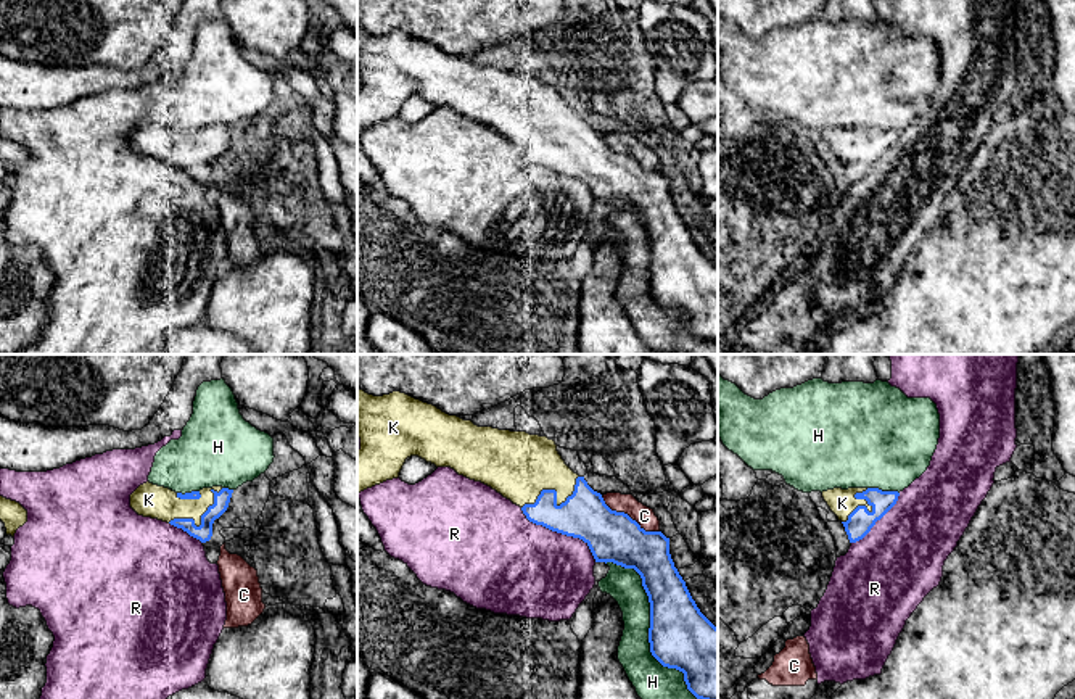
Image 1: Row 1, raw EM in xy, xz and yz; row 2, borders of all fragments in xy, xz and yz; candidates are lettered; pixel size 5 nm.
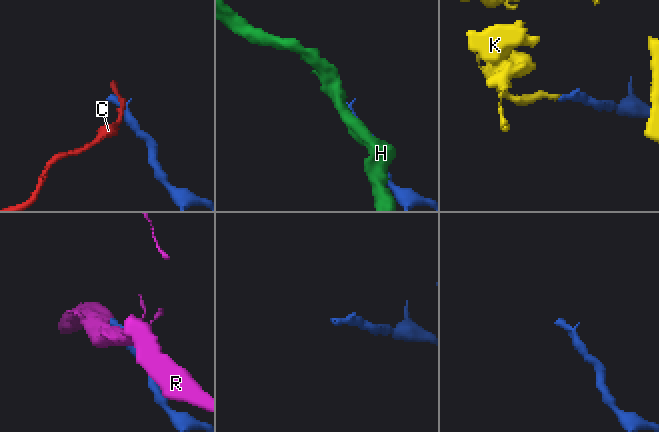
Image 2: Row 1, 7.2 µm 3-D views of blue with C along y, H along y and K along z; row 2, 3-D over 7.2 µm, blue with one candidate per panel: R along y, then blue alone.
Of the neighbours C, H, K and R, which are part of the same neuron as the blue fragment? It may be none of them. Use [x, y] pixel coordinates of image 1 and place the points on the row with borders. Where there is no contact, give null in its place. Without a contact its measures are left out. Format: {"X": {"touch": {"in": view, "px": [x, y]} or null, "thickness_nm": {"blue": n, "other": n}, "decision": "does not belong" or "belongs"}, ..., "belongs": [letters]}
{"C": {"touch": {"in": "xz", "px": [628, 516]}, "thickness_nm": {"blue": 260, "other": 100}, "decision": "does not belong"}, "H": {"touch": {"in": "xz", "px": [650, 627]}, "thickness_nm": {"blue": 320, "other": 180}, "decision": "does not belong"}, "K": {"touch": {"in": "xz", "px": [556, 495]}, "thickness_nm": {"blue": 240, "other": 340}, "decision": "belongs"}, "R": {"touch": {"in": "xz", "px": [560, 532]}, "thickness_nm": {"blue": 240, "other": 460}, "decision": "does not belong"}, "belongs": ["K"]}

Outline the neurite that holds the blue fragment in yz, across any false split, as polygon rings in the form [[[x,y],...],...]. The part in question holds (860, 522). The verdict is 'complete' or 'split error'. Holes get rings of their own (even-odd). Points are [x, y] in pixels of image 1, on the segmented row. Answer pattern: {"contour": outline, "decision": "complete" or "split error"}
{"contour": [[[834,488],[822,491],[830,511],[843,523],[850,543],[863,540],[898,501],[898,491],[879,488]]], "decision": "split error"}

